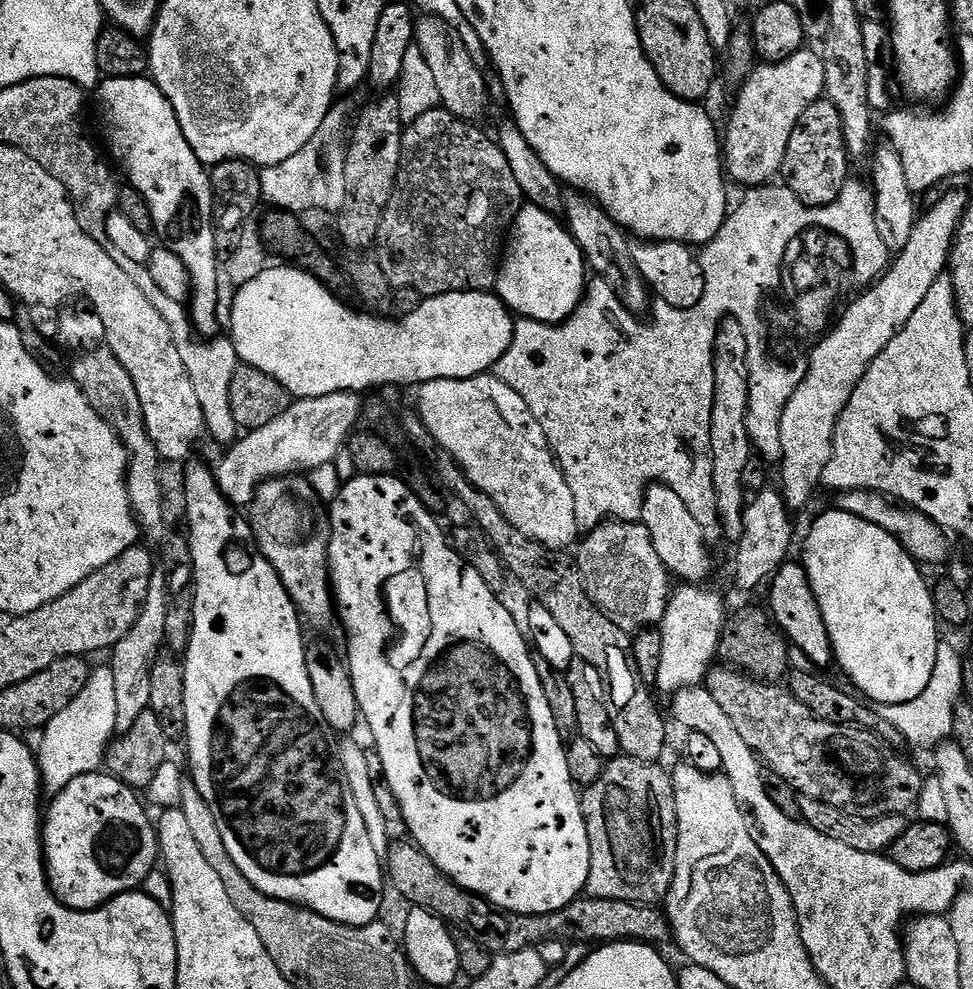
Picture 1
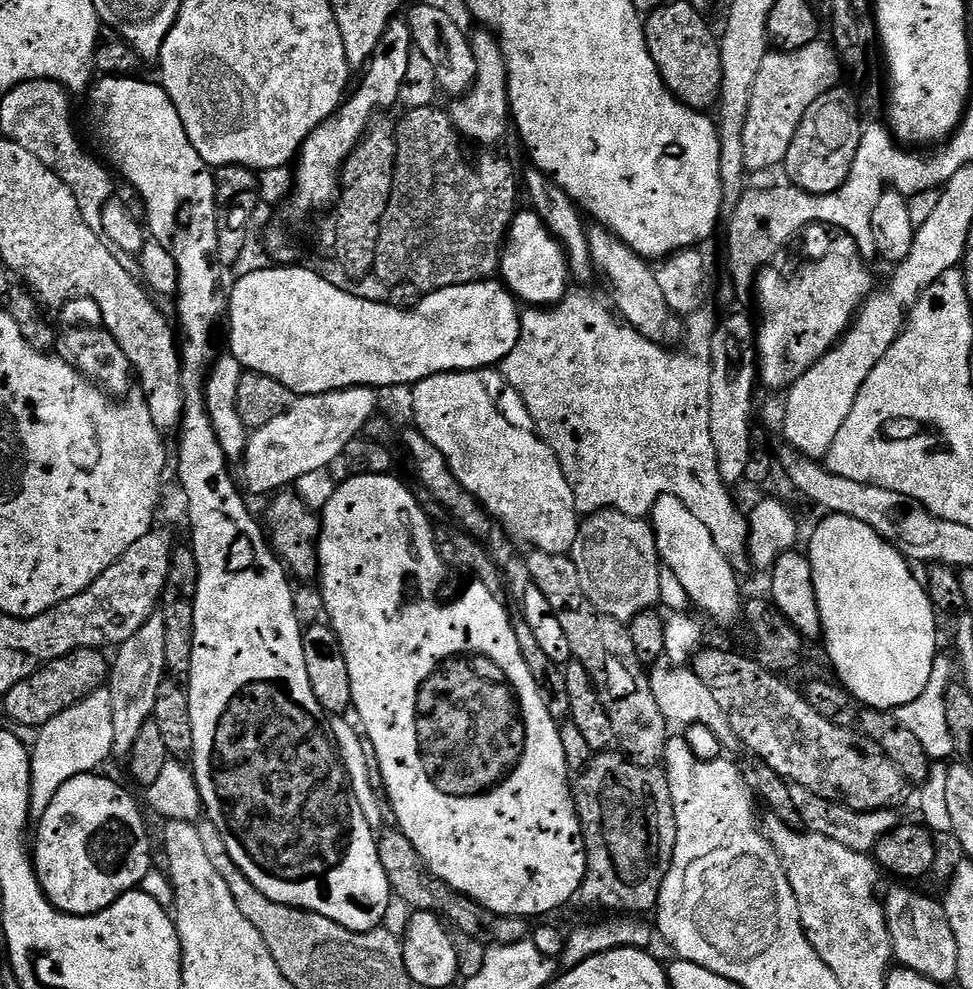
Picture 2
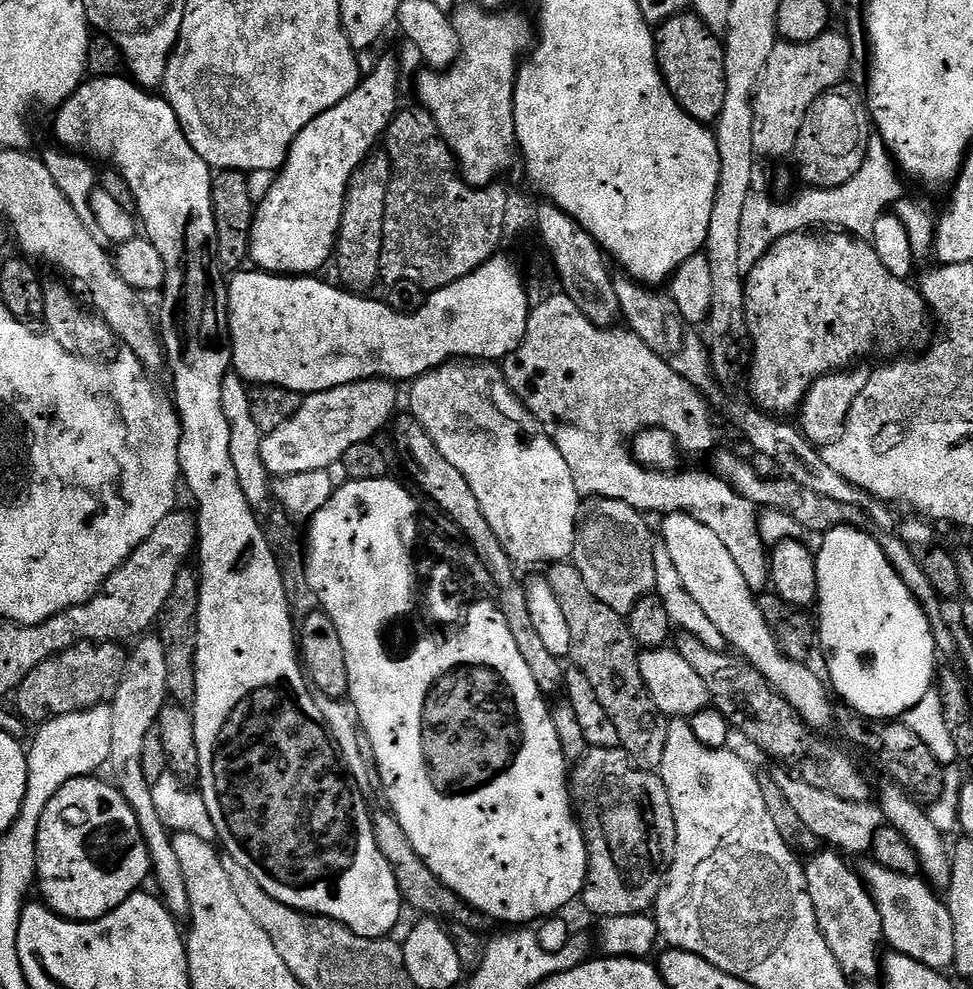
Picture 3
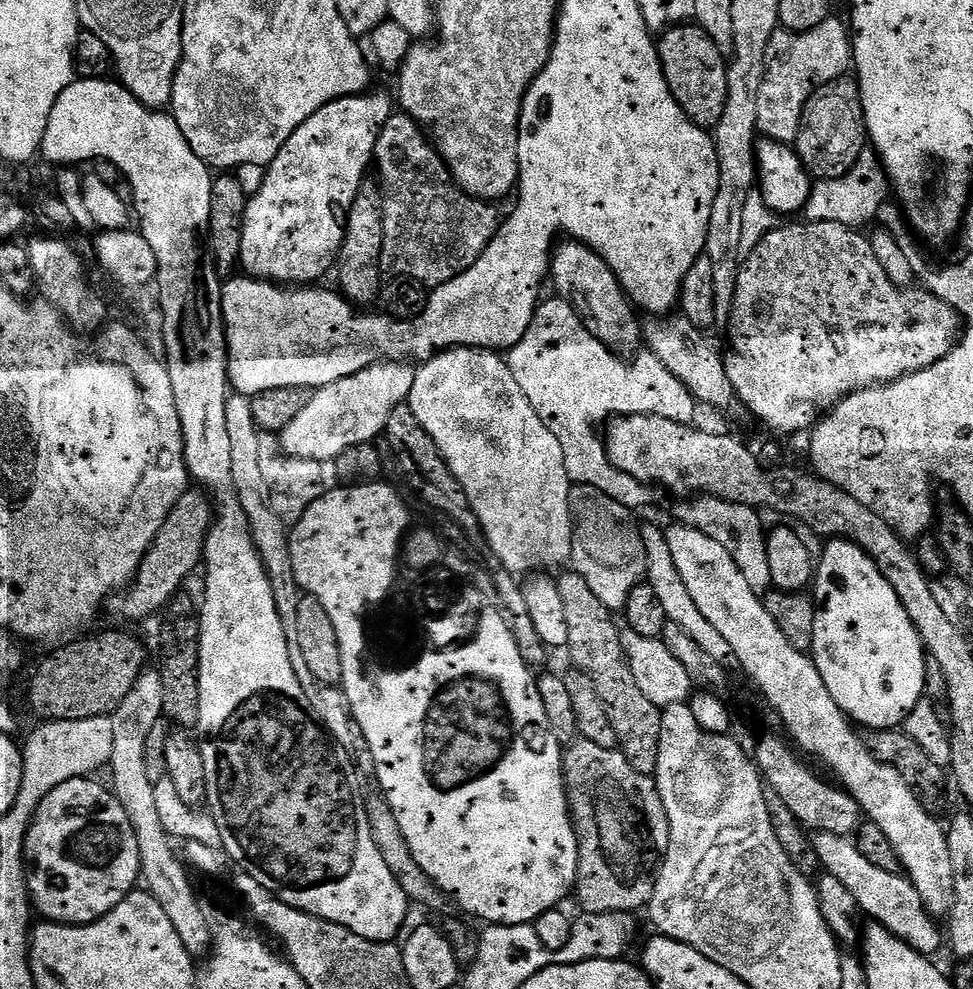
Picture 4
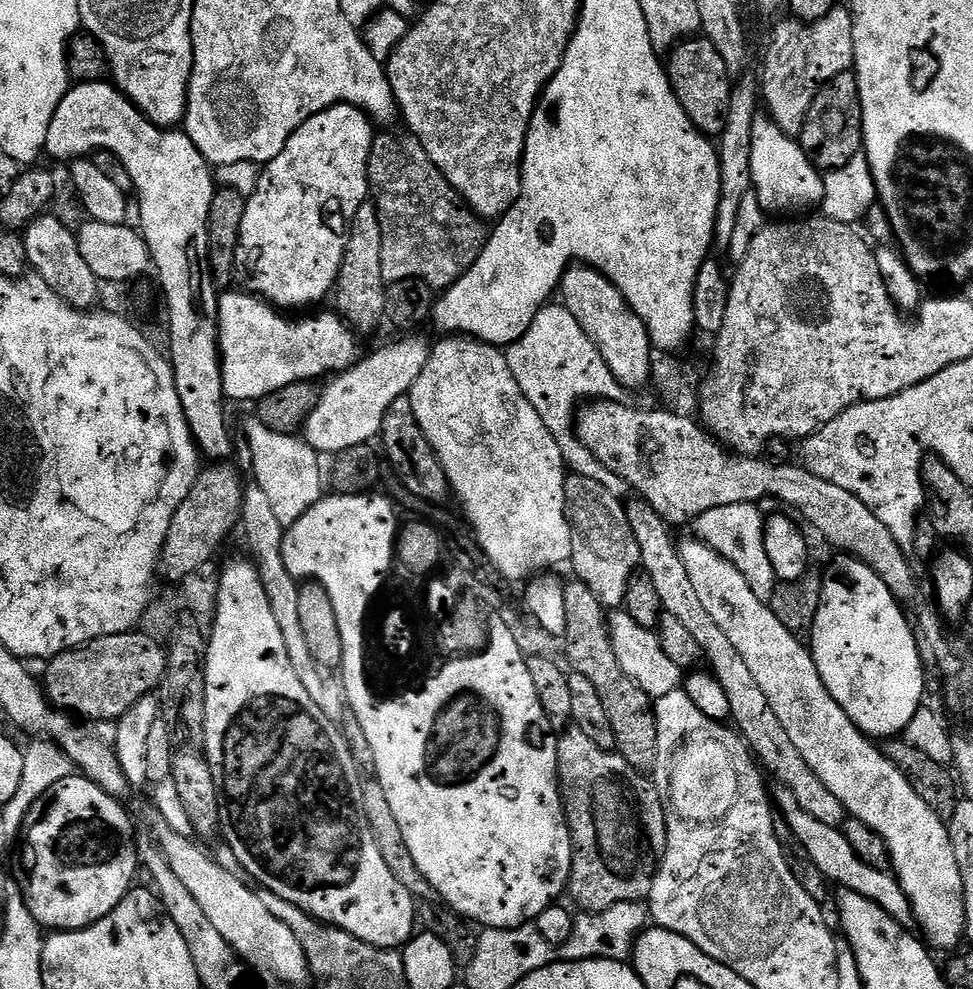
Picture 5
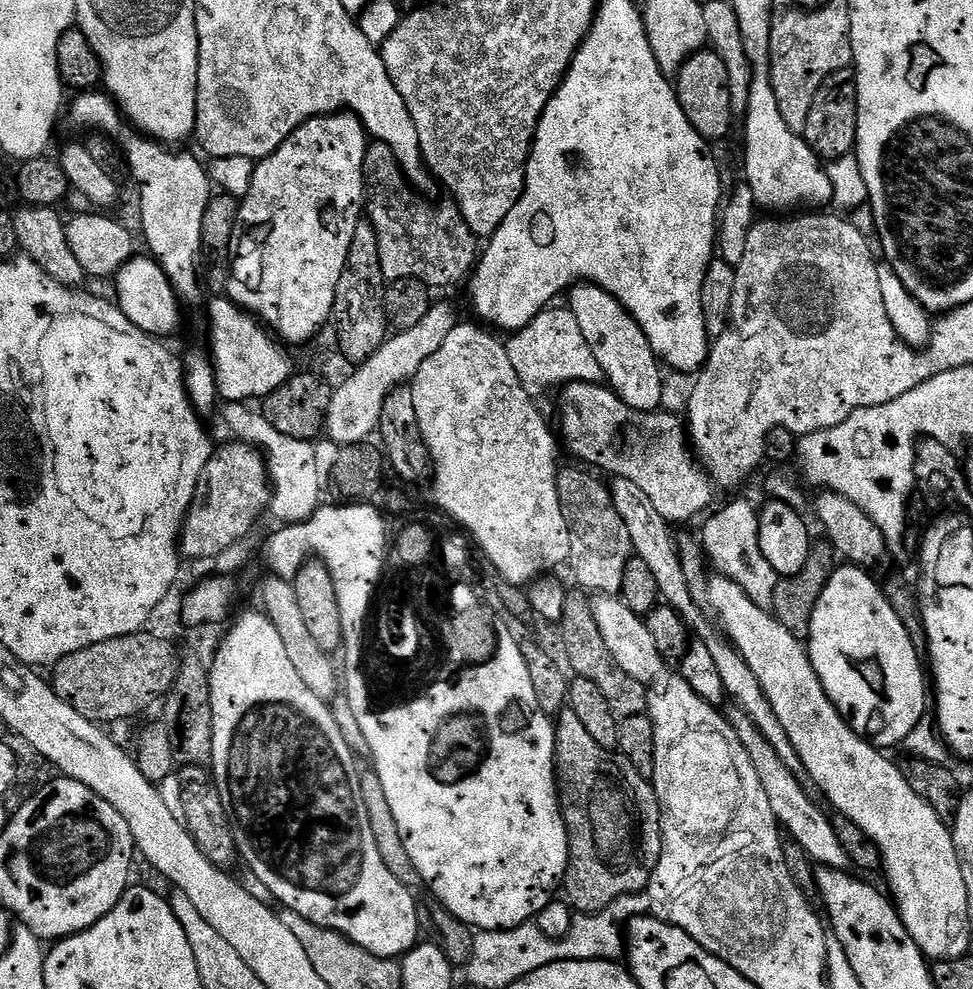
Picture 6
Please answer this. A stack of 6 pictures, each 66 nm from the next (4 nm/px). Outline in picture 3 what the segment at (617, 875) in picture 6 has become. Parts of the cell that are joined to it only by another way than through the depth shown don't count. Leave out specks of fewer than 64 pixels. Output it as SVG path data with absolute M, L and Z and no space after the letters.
M589 748L582 759L575 761L570 772L570 791L572 802L580 831L584 833L584 841L588 847L588 880L584 884L582 901L593 912L597 918L605 918L618 915L638 915L647 913L655 905L660 888L664 884L664 877L674 858L676 849L676 827L674 826L674 810L670 806L670 798L666 794L666 786L660 781L656 772L644 772L632 763L631 758L626 755L623 748Z

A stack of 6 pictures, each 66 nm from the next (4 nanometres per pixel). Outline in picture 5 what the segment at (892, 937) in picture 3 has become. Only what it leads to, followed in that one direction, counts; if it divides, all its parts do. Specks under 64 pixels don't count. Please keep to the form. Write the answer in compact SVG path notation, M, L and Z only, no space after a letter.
M777 787L775 791L775 807L789 823L794 836L806 848L815 865L822 870L825 879L833 885L835 883L840 884L836 886L841 889L854 894L862 894L862 898L870 898L870 902L880 906L886 914L890 914L890 918L897 920L902 927L911 929L914 924L914 917L910 898L902 890L900 881L896 879L895 875L892 872L874 870L874 866L866 866L866 862L862 862L862 858L858 858L858 854L854 854L850 842L846 842L843 831L834 826L826 826L826 822L818 822L818 818L806 814L806 810L802 810L802 806L798 806L798 798L794 798L794 794L790 794L790 790Z

